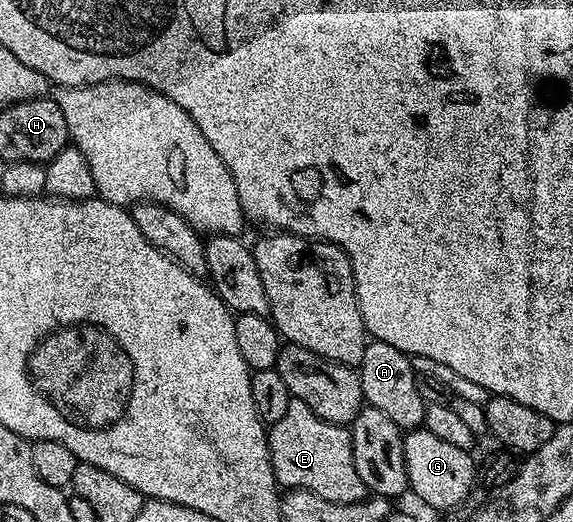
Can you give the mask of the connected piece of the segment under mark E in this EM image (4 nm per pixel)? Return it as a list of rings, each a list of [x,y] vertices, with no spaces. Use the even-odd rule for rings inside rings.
[[[291,399],[285,414],[270,425],[267,445],[275,481],[284,489],[304,488],[306,492],[317,494],[329,502],[342,504],[367,499],[369,493],[365,482],[361,482],[361,474],[357,474],[357,466],[353,466],[350,431],[342,424],[330,424],[317,418],[317,414],[313,414],[305,402]]]

